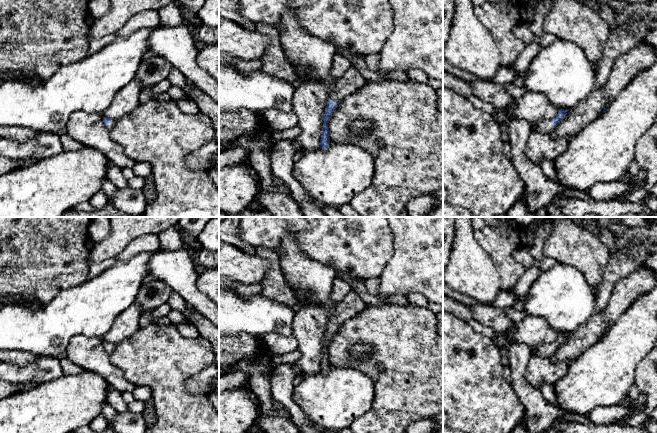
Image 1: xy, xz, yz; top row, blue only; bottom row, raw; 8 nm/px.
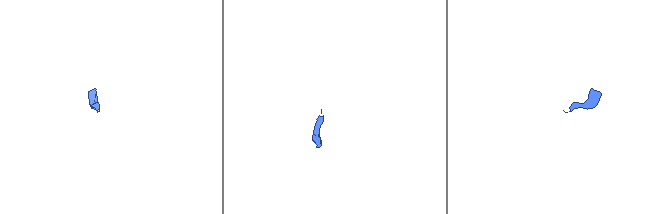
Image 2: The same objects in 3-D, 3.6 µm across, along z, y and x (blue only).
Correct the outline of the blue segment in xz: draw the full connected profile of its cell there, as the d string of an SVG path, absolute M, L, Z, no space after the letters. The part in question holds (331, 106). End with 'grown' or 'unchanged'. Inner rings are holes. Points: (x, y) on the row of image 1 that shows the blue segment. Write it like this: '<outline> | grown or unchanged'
M351 66L340 78L336 80L333 92L329 96L324 114L323 131L320 139L320 148L327 150L330 144L328 123L338 104L348 95L355 93L363 85L366 79L354 67Z | grown

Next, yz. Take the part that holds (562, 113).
M561 109L558 114L552 119L545 119L531 123L531 128L538 132L551 132L560 121L567 115L567 110Z | grown

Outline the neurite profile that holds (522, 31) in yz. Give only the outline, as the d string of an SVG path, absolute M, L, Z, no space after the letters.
M527 22L519 23L514 29L514 35L526 45L537 42L541 47L545 47L556 40L554 35L545 32L540 36L535 36Z

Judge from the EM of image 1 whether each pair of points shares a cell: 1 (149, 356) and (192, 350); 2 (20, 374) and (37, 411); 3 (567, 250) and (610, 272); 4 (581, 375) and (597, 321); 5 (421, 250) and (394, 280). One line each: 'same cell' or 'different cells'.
1: same cell
2: different cells
3: different cells
4: different cells
5: same cell

